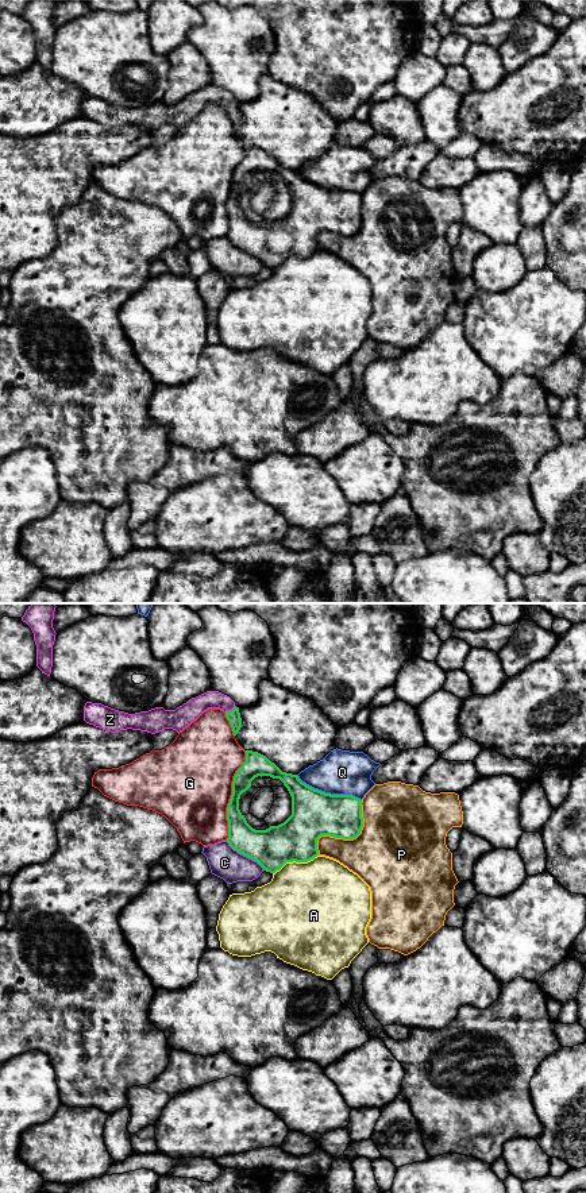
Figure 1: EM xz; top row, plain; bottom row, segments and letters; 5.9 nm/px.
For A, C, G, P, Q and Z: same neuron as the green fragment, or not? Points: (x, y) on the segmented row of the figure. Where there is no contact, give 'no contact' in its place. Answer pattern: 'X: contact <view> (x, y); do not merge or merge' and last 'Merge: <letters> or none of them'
A: contact xz (295, 860); do not merge
C: contact xz (245, 854); do not merge
G: contact xz (232, 794); do not merge
P: contact xz (347, 838); do not merge
Q: contact xz (328, 794); do not merge
Z: contact xz (230, 711); merge
Merge: Z

